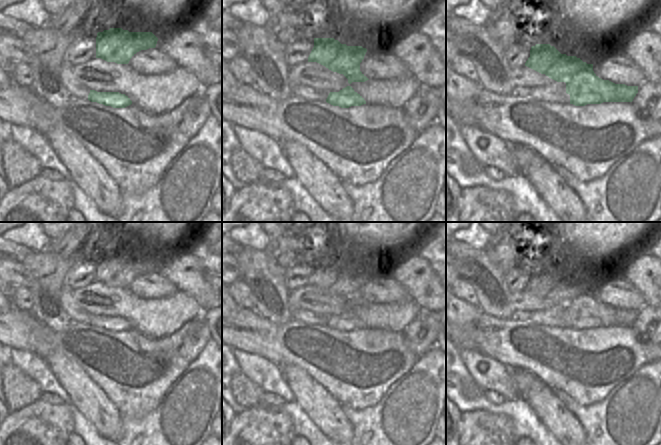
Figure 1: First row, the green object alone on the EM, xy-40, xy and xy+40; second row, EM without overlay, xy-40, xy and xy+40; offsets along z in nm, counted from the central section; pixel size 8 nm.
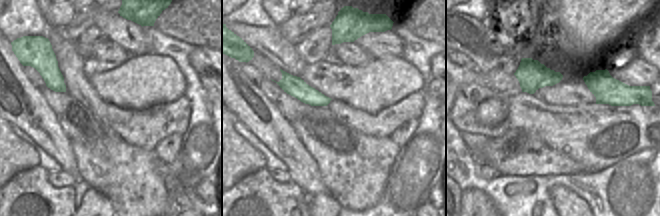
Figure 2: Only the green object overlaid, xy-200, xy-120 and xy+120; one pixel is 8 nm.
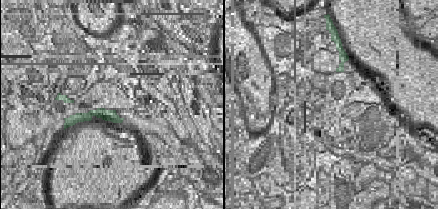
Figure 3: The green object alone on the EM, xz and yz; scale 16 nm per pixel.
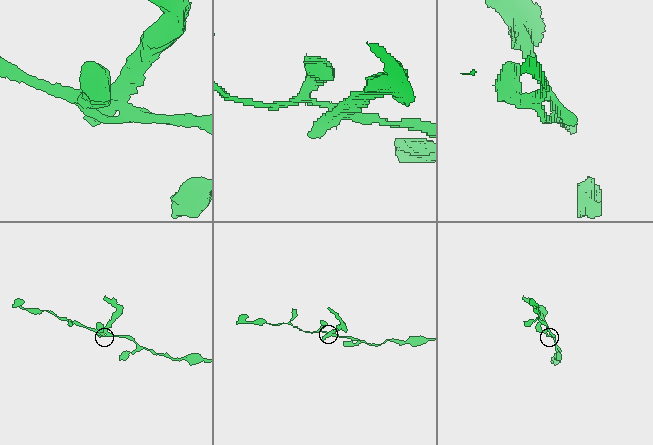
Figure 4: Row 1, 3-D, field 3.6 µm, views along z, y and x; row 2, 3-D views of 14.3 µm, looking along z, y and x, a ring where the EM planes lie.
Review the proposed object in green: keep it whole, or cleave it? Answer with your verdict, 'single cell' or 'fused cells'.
fused cells

